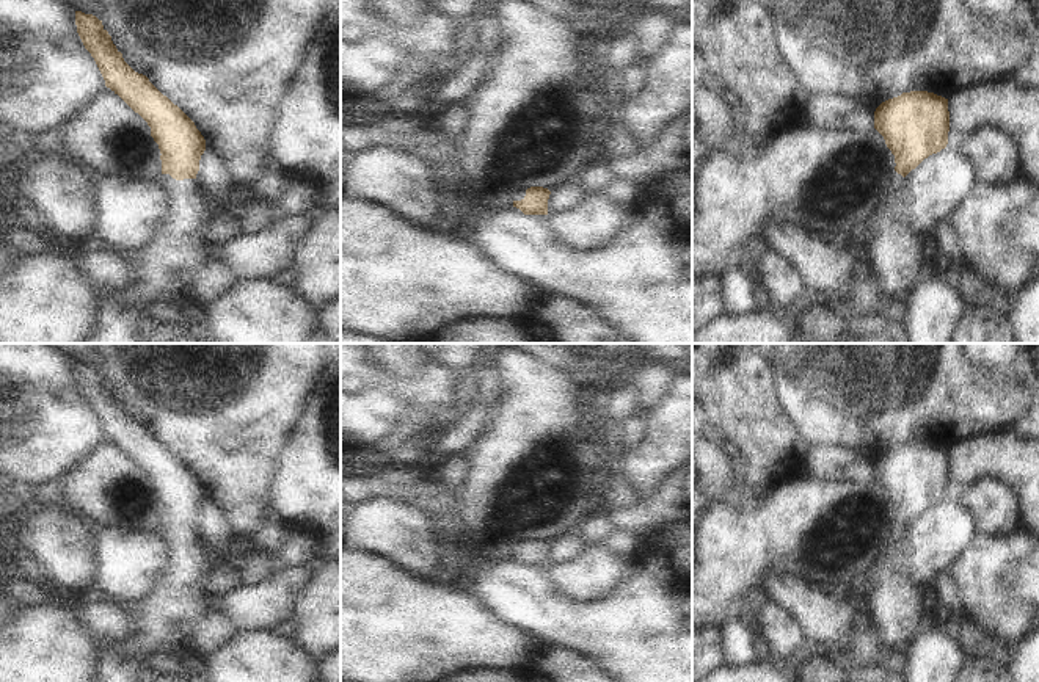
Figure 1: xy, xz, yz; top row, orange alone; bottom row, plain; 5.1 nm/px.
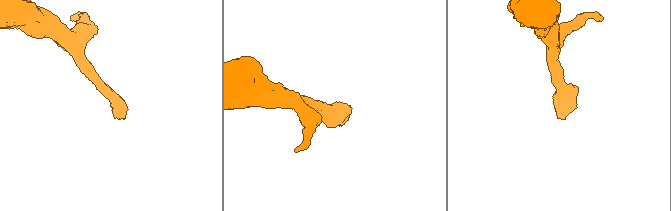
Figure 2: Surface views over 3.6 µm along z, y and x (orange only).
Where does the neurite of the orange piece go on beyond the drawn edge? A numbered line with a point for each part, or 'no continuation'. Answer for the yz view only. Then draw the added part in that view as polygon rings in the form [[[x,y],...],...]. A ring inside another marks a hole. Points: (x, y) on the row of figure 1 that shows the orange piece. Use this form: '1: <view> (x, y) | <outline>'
1: yz (896, 179) | [[[895,171],[895,172],[891,174],[891,183],[890,183],[890,191],[888,191],[888,194],[895,194],[896,191],[899,191],[902,182],[904,182],[904,177]]]

